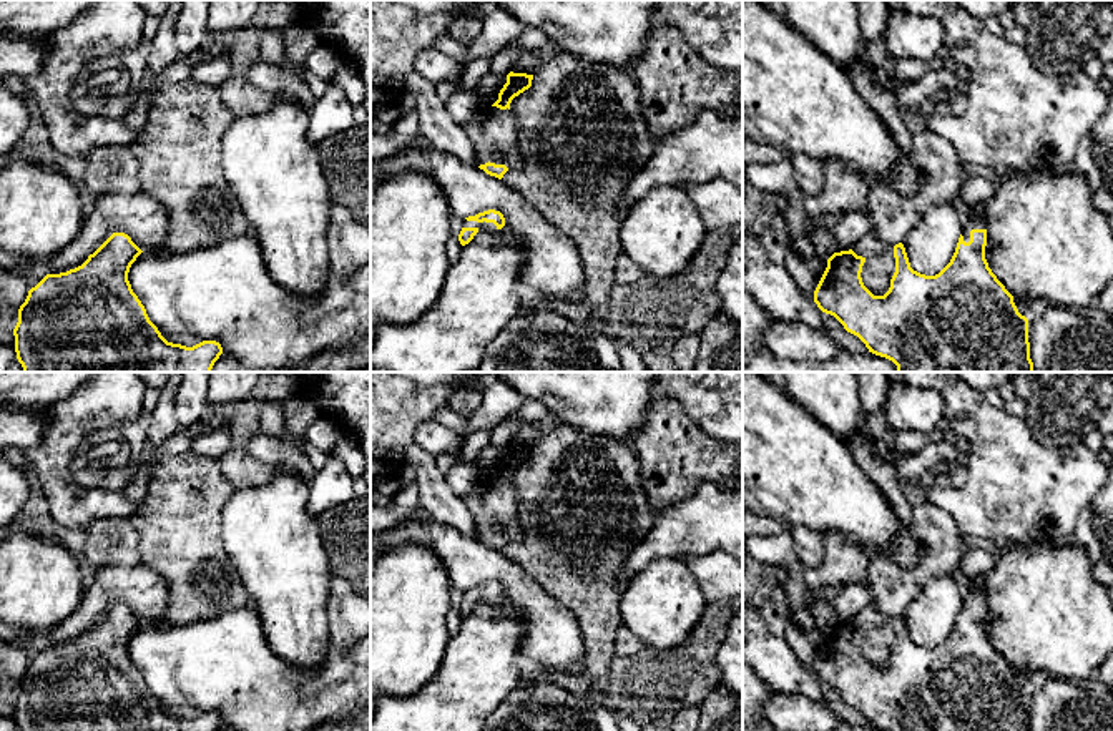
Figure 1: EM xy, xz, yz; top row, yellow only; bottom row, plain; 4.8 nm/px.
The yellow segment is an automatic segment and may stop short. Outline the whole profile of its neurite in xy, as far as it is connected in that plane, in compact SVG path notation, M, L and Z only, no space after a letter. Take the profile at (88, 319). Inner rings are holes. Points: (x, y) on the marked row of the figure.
M113 233L81 266L60 274L47 274L28 291L13 329L15 352L23 372L211 372L223 354L221 344L203 341L186 347L168 342L133 292L128 272L141 253L128 234Z

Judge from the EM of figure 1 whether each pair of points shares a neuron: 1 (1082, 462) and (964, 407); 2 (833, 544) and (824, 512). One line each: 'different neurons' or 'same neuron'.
1: same neuron
2: different neurons

